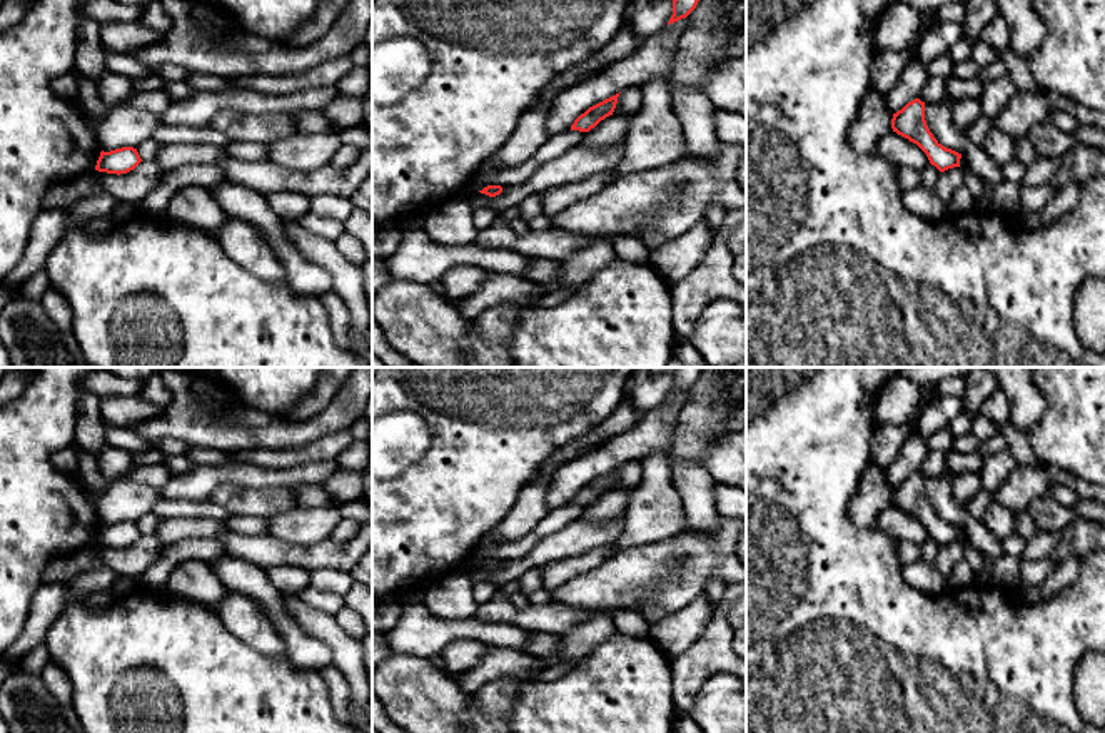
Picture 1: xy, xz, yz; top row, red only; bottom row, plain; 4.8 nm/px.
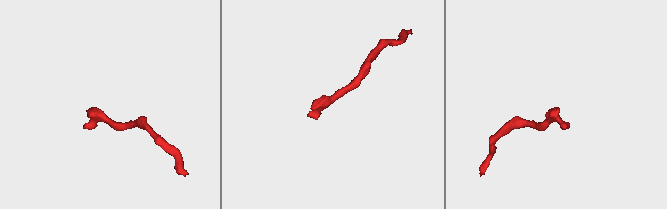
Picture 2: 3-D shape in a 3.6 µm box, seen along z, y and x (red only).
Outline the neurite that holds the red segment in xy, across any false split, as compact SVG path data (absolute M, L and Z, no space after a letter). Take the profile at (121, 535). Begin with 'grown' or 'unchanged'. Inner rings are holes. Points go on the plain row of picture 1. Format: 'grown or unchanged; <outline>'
unchanged; M122 521L110 526L100 526L95 544L107 548L127 548L142 536L137 523Z

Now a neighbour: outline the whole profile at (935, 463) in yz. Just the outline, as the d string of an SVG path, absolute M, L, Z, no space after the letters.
M930 451L920 466L920 474L925 478L943 478L946 468L946 454L938 451Z

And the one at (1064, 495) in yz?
M1053 484L1048 496L1052 496L1053 499L1057 499L1060 504L1067 508L1073 508L1080 499L1075 489L1070 489L1063 484Z

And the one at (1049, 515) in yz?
M1048 494L1033 499L1027 511L1037 524L1037 529L1047 533L1063 534L1070 524L1080 519L1073 508L1060 504Z

